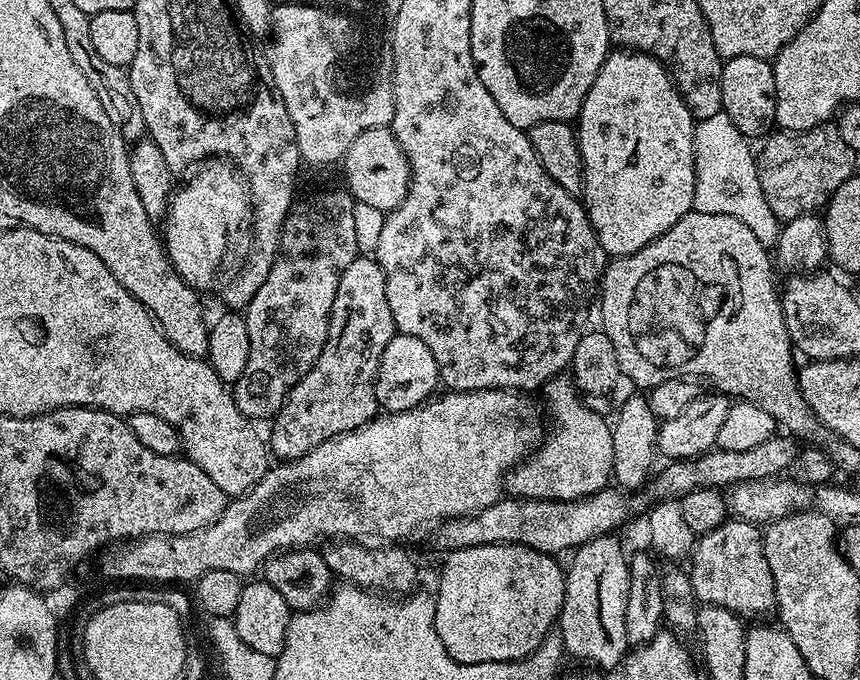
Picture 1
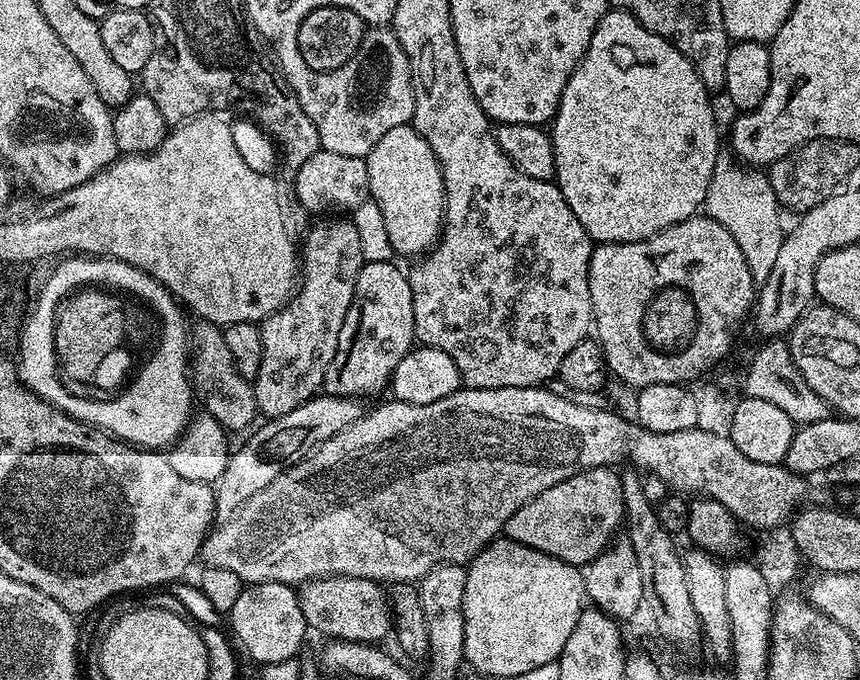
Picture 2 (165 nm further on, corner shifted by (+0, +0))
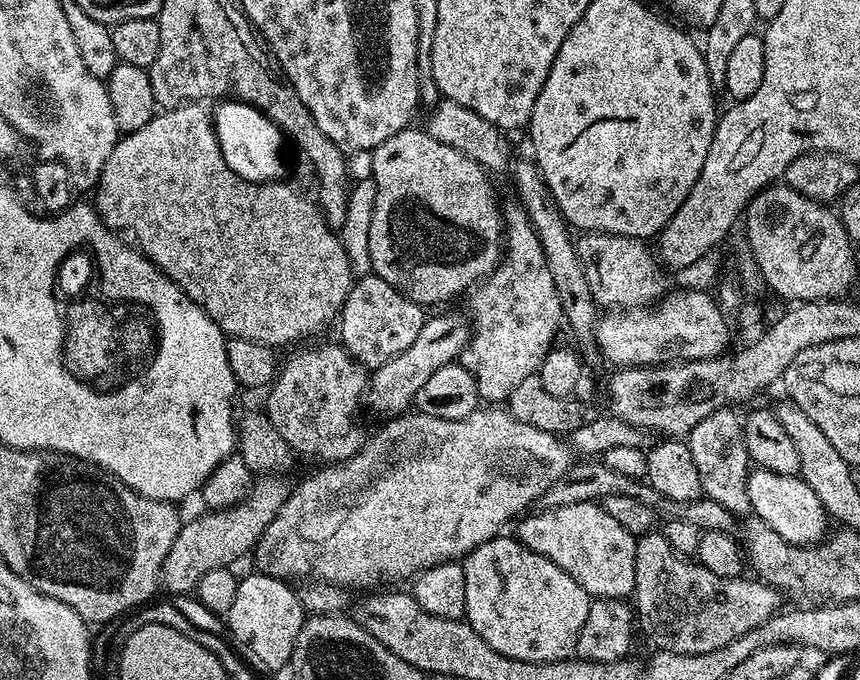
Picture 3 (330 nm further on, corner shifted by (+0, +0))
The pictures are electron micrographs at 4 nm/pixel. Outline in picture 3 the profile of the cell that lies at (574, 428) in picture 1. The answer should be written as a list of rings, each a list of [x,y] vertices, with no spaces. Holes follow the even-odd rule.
[[[587,500],[574,502],[574,506],[536,510],[525,515],[515,528],[520,543],[550,558],[554,566],[566,570],[566,574],[570,574],[570,578],[574,578],[574,582],[578,582],[589,597],[624,600],[635,593],[634,554],[637,537],[622,530],[617,519],[610,518],[603,503]]]

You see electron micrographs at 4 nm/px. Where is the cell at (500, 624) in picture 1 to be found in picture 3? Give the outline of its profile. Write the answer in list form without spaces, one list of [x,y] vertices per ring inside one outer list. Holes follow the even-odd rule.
[[[507,534],[496,536],[473,552],[468,553],[463,561],[466,574],[466,610],[464,615],[472,629],[498,654],[506,654],[506,658],[514,658],[522,662],[558,662],[567,660],[576,651],[578,634],[582,634],[582,622],[586,622],[586,614],[590,610],[592,600],[588,592],[566,574],[550,558],[530,550],[520,543],[519,539]]]

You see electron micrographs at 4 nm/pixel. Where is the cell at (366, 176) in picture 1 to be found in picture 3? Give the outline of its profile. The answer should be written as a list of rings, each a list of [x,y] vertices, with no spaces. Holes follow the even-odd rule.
[[[416,126],[404,128],[394,138],[386,138],[377,148],[371,151],[373,158],[373,172],[371,179],[376,183],[376,205],[374,206],[374,218],[370,222],[370,262],[372,272],[378,278],[386,278],[394,290],[398,290],[406,298],[410,298],[415,304],[429,306],[428,304],[444,304],[455,296],[463,297],[465,293],[476,287],[500,265],[502,259],[502,208],[496,205],[496,196],[492,193],[492,184],[489,173],[480,165],[474,163],[466,154],[438,142],[426,130],[420,132]]]

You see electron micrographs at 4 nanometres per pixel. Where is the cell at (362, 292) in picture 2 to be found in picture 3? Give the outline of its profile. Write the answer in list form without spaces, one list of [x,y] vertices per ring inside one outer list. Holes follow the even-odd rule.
[[[375,274],[361,276],[355,281],[340,310],[339,343],[361,365],[375,370],[390,362],[402,350],[407,350],[418,338],[426,319],[426,312],[419,304],[406,298],[386,278],[378,278]]]

